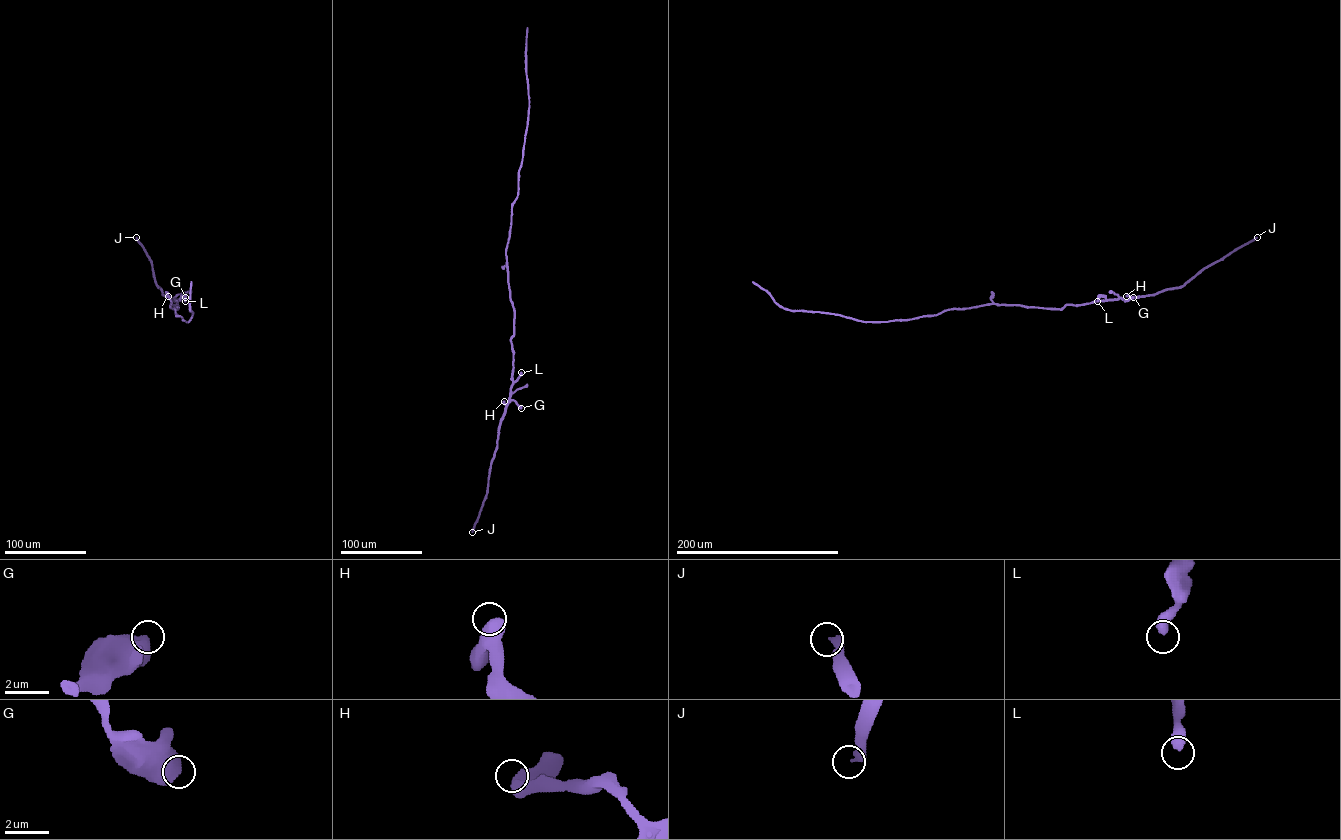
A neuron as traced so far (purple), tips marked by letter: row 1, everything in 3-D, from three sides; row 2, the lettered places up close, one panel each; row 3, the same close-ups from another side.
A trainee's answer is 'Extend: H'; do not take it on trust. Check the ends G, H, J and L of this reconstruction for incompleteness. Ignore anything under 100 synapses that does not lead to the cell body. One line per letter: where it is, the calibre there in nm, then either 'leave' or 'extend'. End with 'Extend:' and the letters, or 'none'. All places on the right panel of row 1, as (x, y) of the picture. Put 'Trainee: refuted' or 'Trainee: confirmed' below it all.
G: (1133, 297) | 650 nm | leave
H: (1126, 296) | 700 nm | leave
J: (1257, 237) | 380 nm | leave
L: (1097, 301) | 440 nm | leave
Extend: none
Trainee: refuted

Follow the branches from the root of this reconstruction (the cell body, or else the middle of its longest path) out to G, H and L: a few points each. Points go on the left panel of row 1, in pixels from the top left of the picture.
G: (173, 305), (177, 309), (174, 305), (177, 300), (173, 299), (179, 301), (185, 297)
H: (173, 305), (178, 309), (174, 305), (177, 300), (168, 296)
L: (173, 305), (177, 309), (174, 305), (183, 295), (185, 301)

